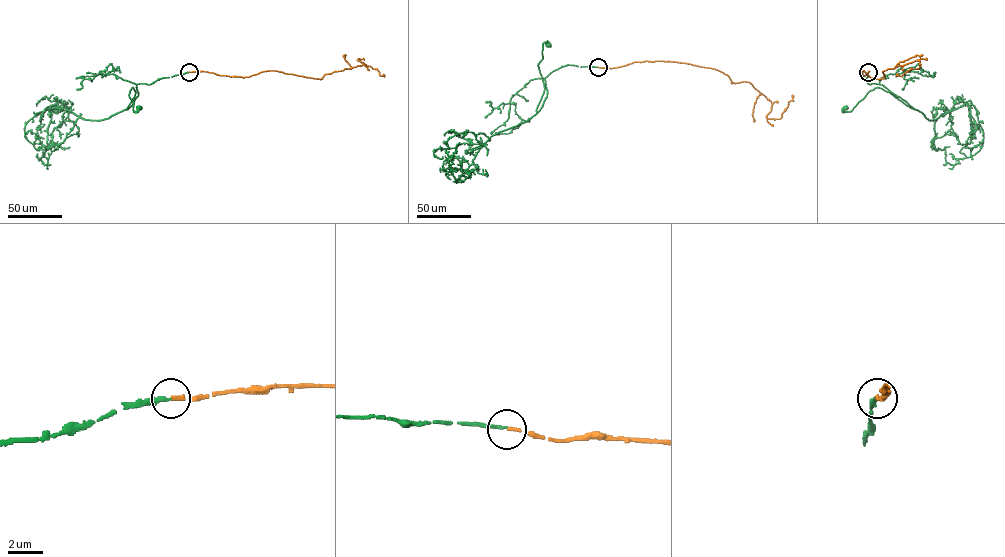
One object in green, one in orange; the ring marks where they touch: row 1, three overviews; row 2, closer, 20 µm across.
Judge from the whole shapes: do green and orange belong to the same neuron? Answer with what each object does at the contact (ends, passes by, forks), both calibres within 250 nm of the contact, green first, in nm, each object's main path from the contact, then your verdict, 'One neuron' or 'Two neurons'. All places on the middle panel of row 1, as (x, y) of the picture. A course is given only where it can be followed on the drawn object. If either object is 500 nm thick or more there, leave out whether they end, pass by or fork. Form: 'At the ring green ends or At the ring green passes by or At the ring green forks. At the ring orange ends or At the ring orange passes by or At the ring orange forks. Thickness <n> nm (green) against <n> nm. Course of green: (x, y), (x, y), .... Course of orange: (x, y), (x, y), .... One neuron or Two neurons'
At the ring green ends. At the ring orange ends. Thickness 200 nm (green) against 200 nm. Course of green: (598, 67), (553, 71), (537, 112), (544, 88), (538, 63), (548, 44). Course of orange: (598, 67), (661, 61), (717, 70), (731, 83), (749, 82), (768, 99), (767, 118), (781, 117), (792, 95). One neuron

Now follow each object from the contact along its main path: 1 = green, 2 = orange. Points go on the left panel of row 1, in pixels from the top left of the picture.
1: (189, 72), (136, 84), (138, 96), (127, 108), (132, 87), (133, 111), (139, 108)
2: (189, 72), (245, 77), (273, 70), (321, 79), (324, 74), (363, 64), (358, 60), (383, 75)

